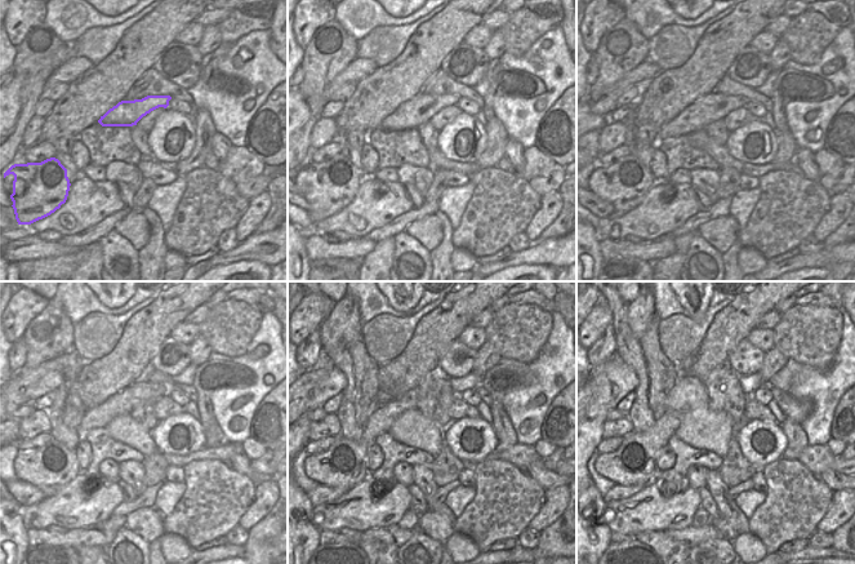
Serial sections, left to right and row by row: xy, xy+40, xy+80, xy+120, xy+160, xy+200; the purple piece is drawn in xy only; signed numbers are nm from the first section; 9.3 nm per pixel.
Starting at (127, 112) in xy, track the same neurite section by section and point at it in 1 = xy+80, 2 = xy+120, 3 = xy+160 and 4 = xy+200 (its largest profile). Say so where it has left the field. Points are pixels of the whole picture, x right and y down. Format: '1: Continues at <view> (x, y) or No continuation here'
1: Continues at xy+80 (713, 106)
2: Continues at xy+120 (121, 403)
3: Continues at xy+160 (343, 465)
4: Continues at xy+200 (633, 462).

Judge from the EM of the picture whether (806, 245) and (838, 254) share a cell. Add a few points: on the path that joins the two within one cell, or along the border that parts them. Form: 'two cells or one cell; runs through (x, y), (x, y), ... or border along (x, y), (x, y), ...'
two cells; border along (825, 247), (813, 253), (801, 253)

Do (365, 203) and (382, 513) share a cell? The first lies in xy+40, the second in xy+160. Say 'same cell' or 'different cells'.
same cell

